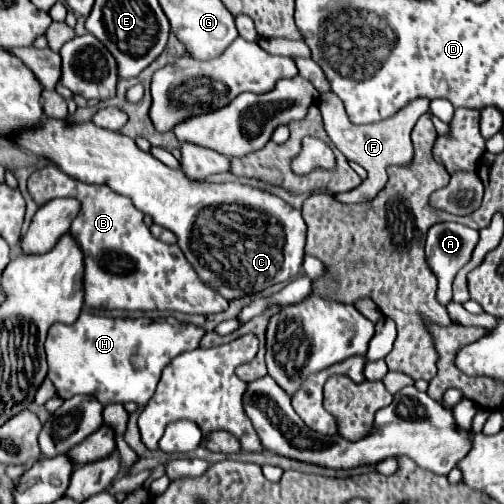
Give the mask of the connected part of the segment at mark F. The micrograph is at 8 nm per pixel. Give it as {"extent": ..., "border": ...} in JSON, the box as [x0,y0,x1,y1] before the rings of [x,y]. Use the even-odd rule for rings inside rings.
{"extent":[318,92,430,204],"border":[[[330,92],[330,94],[324,94],[324,96],[318,98],[318,106],[320,106],[322,118],[324,118],[324,128],[330,136],[330,140],[334,142],[334,146],[348,160],[358,162],[368,172],[368,178],[356,190],[350,190],[346,194],[336,194],[334,198],[338,202],[342,202],[342,204],[370,202],[386,186],[388,166],[390,164],[408,164],[412,160],[410,132],[414,128],[414,122],[418,122],[418,118],[428,112],[428,104],[430,104],[428,100],[414,100],[412,106],[406,106],[404,110],[400,110],[396,114],[396,118],[392,118],[392,120],[384,120],[384,122],[378,122],[378,124],[368,124],[368,126],[356,126],[356,124],[348,122],[348,114],[344,110],[344,104],[340,102],[340,98],[336,98],[336,94]]]}

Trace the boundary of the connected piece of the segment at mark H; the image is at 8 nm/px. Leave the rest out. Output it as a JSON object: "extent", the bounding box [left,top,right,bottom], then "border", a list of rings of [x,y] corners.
{"extent":[46,314,204,406],"border":[[[80,314],[80,318],[68,326],[68,324],[54,324],[46,338],[46,356],[48,356],[48,378],[56,386],[56,394],[62,400],[68,400],[76,394],[92,394],[102,404],[112,402],[138,402],[140,406],[146,406],[152,398],[156,384],[160,380],[162,370],[176,358],[178,354],[186,350],[198,348],[200,338],[204,336],[202,328],[196,328],[192,324],[182,324],[176,318],[161,318],[156,321],[147,318],[137,320],[114,320],[104,316],[92,316],[92,314]]]}

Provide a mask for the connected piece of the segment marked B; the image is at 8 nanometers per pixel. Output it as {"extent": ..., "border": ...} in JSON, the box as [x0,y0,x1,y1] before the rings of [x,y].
{"extent":[28,164,228,314],"border":[[[48,164],[38,168],[28,178],[28,192],[38,206],[54,200],[54,198],[76,198],[80,202],[80,214],[72,220],[70,236],[80,244],[84,254],[84,304],[90,308],[106,308],[106,310],[168,310],[180,314],[216,314],[228,308],[228,300],[220,298],[216,290],[208,288],[200,282],[178,244],[164,244],[156,240],[148,226],[144,224],[144,214],[134,208],[134,204],[106,186],[88,186],[66,176],[56,166]]]}

